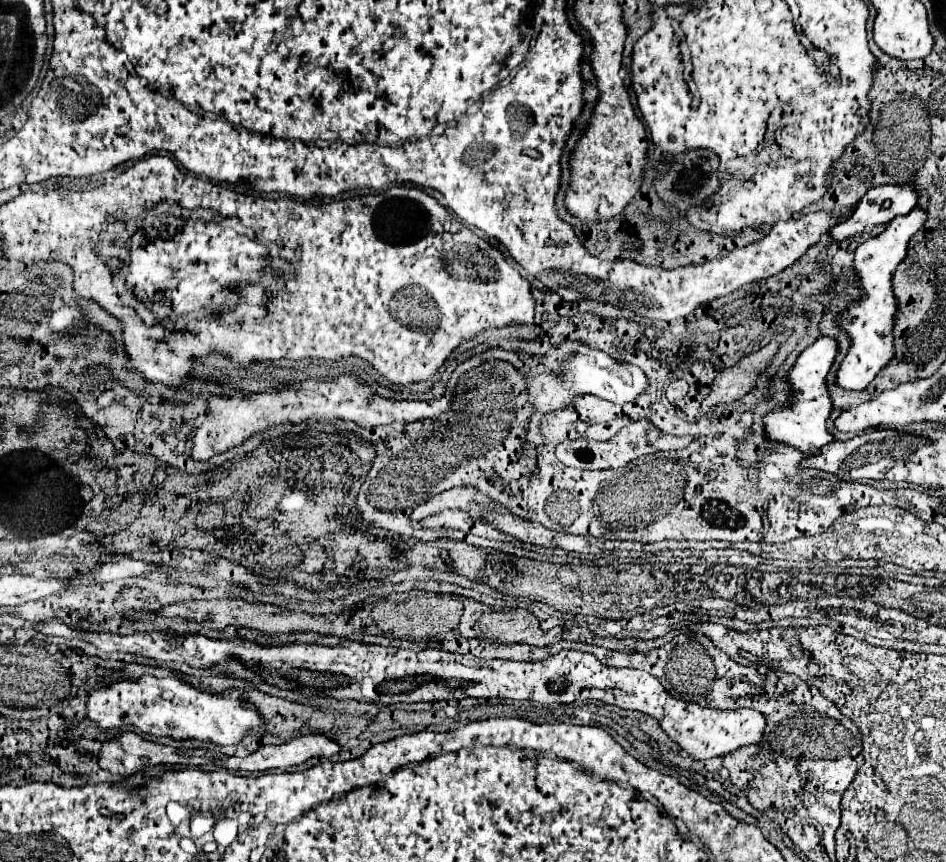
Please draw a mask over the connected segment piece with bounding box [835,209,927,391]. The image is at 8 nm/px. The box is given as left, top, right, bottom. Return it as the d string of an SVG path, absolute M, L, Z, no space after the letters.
M915 209L903 217L895 217L881 235L867 239L867 243L859 245L853 253L851 267L855 271L853 275L855 281L851 285L855 289L861 289L861 299L847 303L847 307L837 315L837 327L845 331L851 339L851 347L845 359L841 361L835 379L835 383L843 389L863 391L875 379L875 375L895 357L891 329L893 329L893 315L897 311L897 301L891 289L891 273L905 259L907 243L923 227L925 219L927 213L921 209Z

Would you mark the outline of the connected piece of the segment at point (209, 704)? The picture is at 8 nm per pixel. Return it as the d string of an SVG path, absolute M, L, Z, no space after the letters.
M143 677L137 683L119 681L103 689L91 689L87 701L87 715L99 727L123 727L135 725L139 731L149 735L173 737L173 739L201 739L215 741L221 745L237 745L243 741L247 731L265 735L263 719L253 705L241 703L243 691L217 697L205 691L197 691L177 677Z

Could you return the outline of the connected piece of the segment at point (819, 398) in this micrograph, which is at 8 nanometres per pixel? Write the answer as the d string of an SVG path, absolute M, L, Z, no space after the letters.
M819 337L813 345L809 345L795 361L793 369L787 373L787 385L791 389L791 397L789 397L789 407L791 409L779 409L773 413L763 415L763 429L765 429L765 437L769 441L775 443L783 443L789 445L805 455L817 455L819 449L827 443L833 441L831 433L827 431L827 419L831 413L831 397L827 393L827 385L825 385L825 377L827 371L833 363L837 355L837 341L829 339L829 337Z

